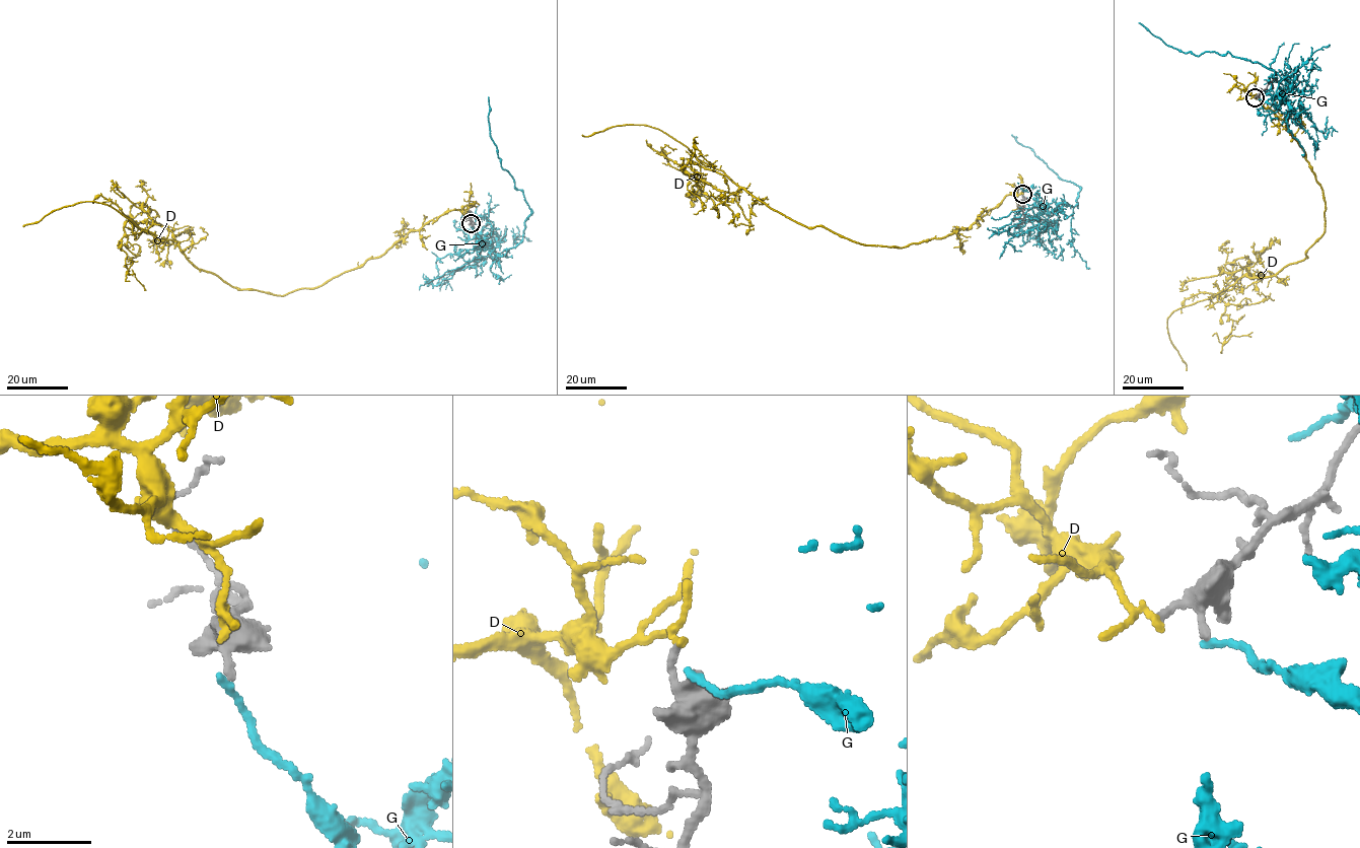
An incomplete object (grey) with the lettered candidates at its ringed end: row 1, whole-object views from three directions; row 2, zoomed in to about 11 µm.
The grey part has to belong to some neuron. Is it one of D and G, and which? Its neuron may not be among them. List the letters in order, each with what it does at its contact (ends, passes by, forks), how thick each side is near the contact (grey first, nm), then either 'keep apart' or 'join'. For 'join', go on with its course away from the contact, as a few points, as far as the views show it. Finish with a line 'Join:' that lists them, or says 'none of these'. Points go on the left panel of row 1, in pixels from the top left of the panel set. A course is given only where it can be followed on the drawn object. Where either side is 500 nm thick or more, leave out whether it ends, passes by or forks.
D: it passes by | 180/130 nm | keep apart
G: it ends | 220/160 nm | keep apart
Join: none of these

